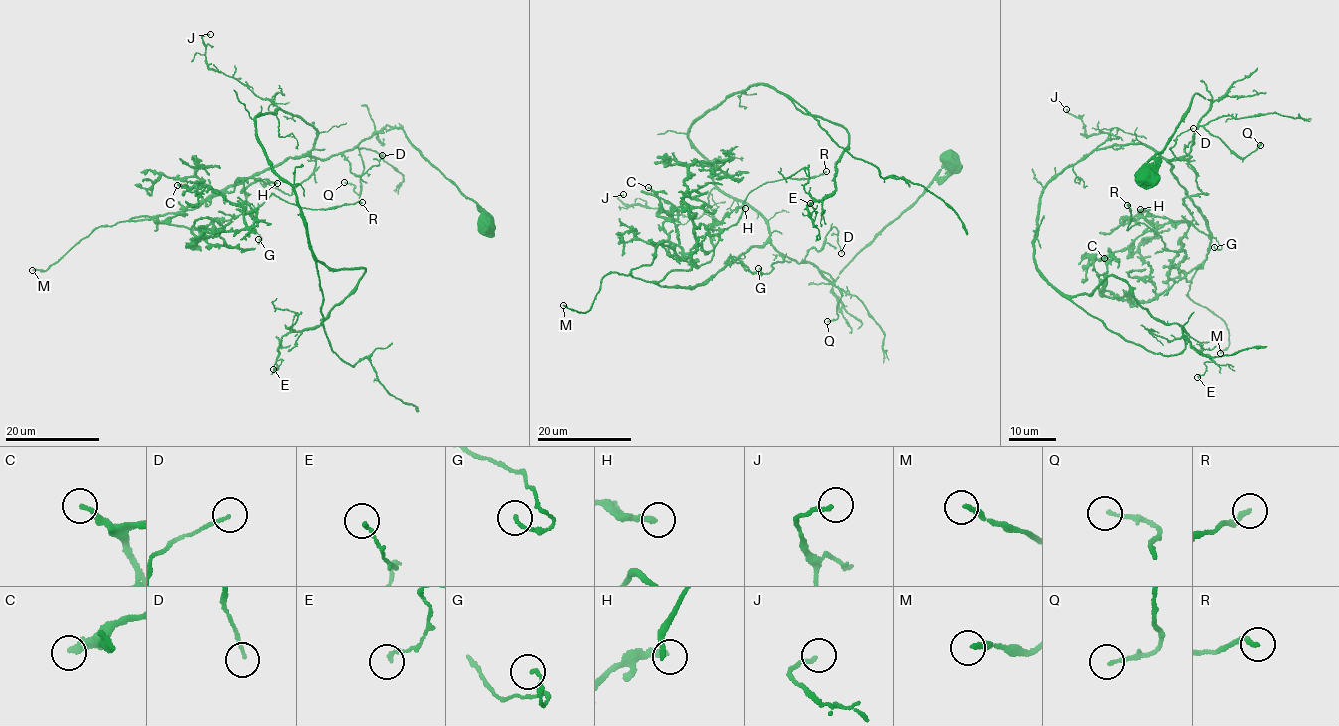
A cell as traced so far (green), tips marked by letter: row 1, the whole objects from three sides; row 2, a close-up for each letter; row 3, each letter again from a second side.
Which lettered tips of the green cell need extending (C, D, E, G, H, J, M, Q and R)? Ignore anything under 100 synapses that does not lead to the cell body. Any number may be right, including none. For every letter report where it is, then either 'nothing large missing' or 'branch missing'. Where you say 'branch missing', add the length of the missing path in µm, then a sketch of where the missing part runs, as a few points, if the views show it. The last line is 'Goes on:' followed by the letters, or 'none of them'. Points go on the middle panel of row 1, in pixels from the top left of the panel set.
C: at (648, 187); nothing large missing
D: at (841, 253); nothing large missing
E: at (810, 203); nothing large missing
G: at (758, 268); nothing large missing
H: at (745, 208); nothing large missing
J: at (623, 194); nothing large missing
M: at (563, 305); branch missing; about 70 µm are missing
Q: at (827, 321); nothing large missing
R: at (826, 171); nothing large missing
Goes on: M

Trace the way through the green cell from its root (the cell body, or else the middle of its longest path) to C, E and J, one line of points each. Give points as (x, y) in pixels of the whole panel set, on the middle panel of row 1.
C: (951, 160), (832, 281), (765, 243), (690, 288), (634, 278), (659, 245), (696, 267), (648, 187)
E: (951, 160), (830, 281), (716, 185), (691, 126), (764, 83), (841, 125), (813, 222), (810, 203)
J: (951, 160), (832, 281), (778, 253), (760, 214), (716, 189), (697, 218), (628, 207), (623, 194)

